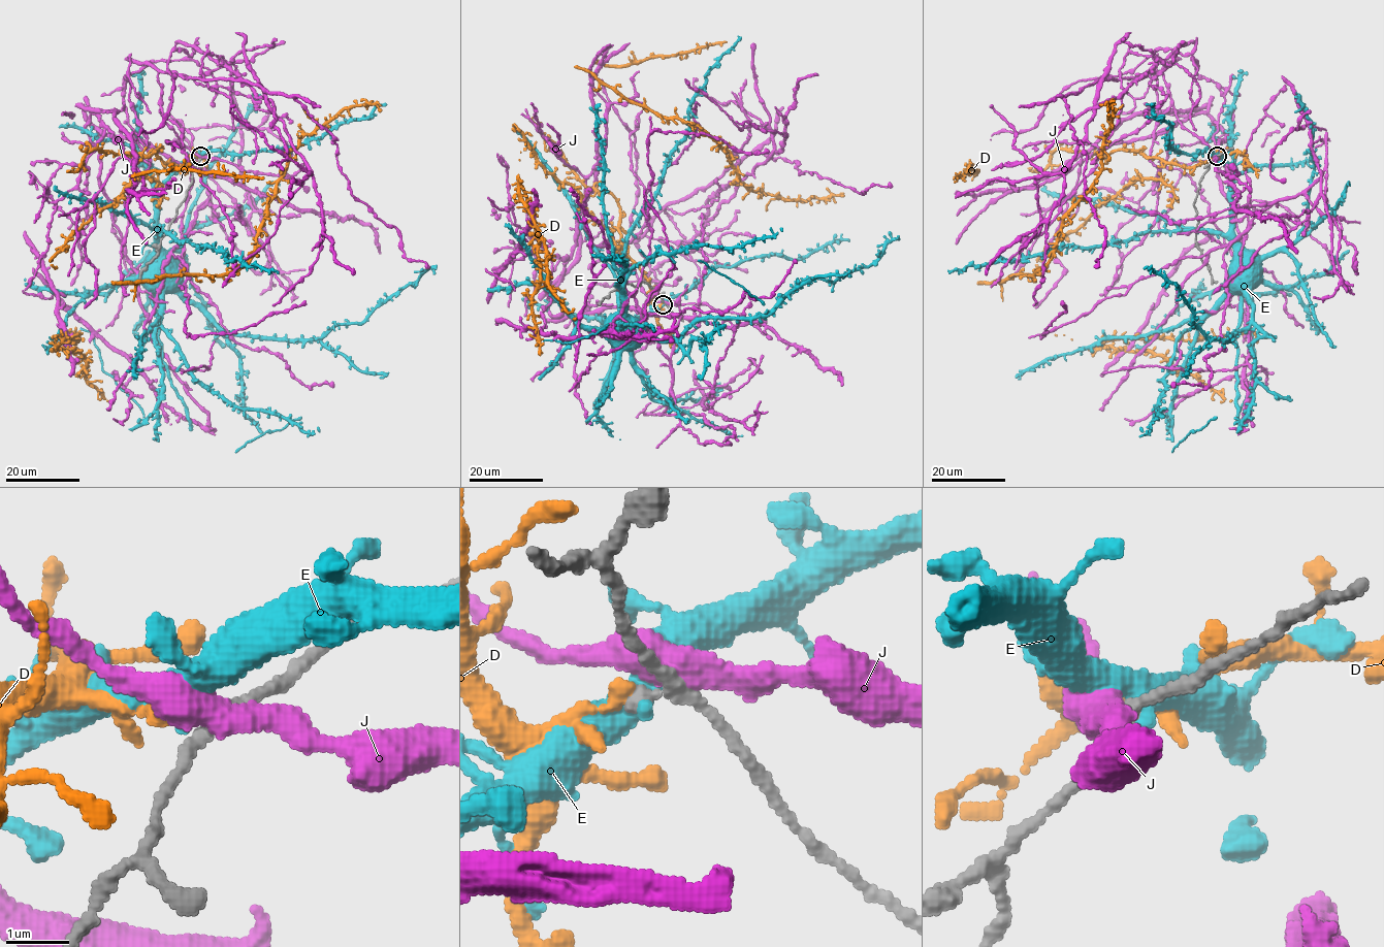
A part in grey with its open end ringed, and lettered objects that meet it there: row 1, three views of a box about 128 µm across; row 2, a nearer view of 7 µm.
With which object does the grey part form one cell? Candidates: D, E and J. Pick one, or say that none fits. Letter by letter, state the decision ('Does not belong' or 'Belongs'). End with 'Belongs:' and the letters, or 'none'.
D: Does not belong
E: Belongs
J: Does not belong
Belongs: E

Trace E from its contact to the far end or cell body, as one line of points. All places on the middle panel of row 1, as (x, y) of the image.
E: (663, 304), (635, 318), (619, 319), (622, 322), (622, 317)

